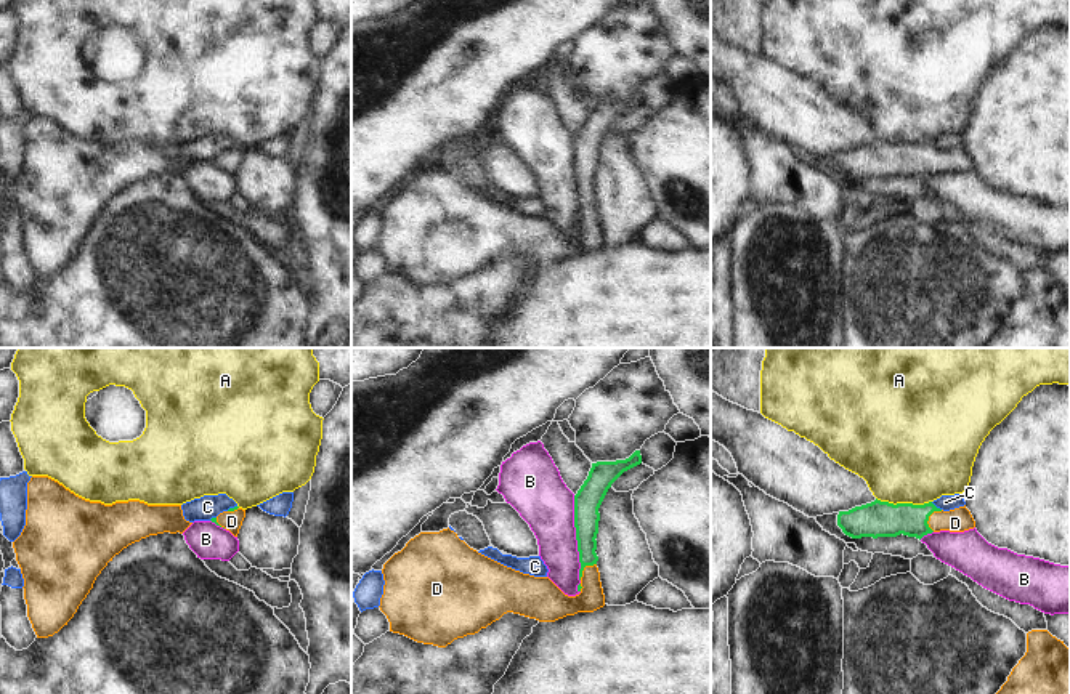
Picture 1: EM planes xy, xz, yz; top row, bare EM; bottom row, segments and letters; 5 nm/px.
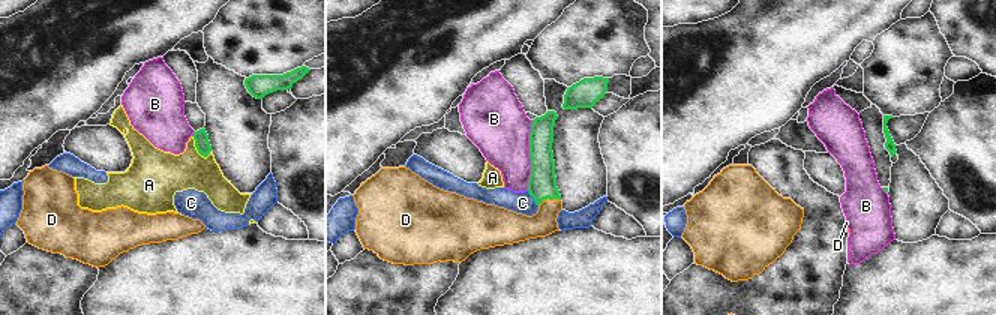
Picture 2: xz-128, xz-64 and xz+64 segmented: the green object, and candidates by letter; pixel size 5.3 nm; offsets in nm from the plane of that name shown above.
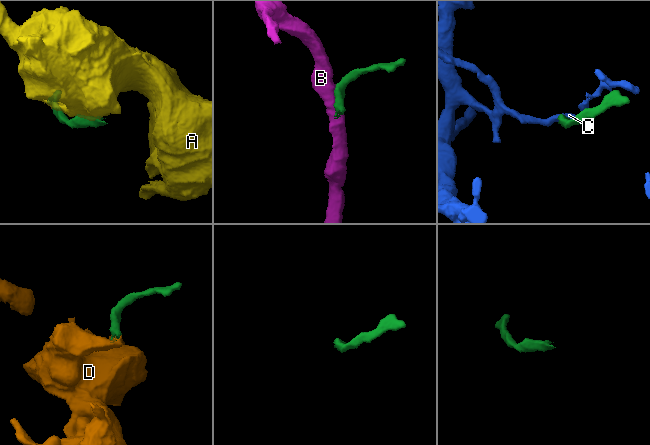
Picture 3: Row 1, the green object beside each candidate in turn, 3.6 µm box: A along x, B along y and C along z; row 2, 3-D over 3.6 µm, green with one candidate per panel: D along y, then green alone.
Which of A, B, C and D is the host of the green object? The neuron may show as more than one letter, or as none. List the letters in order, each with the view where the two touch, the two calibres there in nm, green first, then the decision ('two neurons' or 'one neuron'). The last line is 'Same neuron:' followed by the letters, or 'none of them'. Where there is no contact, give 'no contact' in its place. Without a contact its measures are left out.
A: meets green in yz; 180 nm thick on the green side, 500 nm on the other; two neurons
B: meets green in xz; 140 nm thick on the green side, 280 nm on the other; two neurons
C: meets green in yz; 170 nm thick on the green side, 80 nm on the other; two neurons
D: meets green in yz; 180 nm thick on the green side, 120 nm on the other; one neuron
Same neuron: D

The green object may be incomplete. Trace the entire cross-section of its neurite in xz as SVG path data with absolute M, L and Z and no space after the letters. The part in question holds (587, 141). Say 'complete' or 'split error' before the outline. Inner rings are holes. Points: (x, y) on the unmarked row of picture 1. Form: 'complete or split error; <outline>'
split error; M635 91L626 101L592 104L587 120L574 136L574 168L581 204L581 224L578 226L579 234L576 237L565 236L549 218L534 218L529 215L523 215L478 194L476 191L470 189L464 181L460 181L457 175L449 168L440 173L420 173L419 176L411 180L401 192L395 194L383 205L382 210L385 226L379 248L390 263L390 272L404 276L417 284L446 288L457 279L478 274L481 269L486 269L507 253L520 255L529 260L536 260L539 263L555 263L566 256L574 256L578 253L594 253L603 248L605 236L600 223L600 213L597 208L598 197L595 194L595 180L598 175L600 162L598 149L611 125L624 112L640 104L640 91Z

